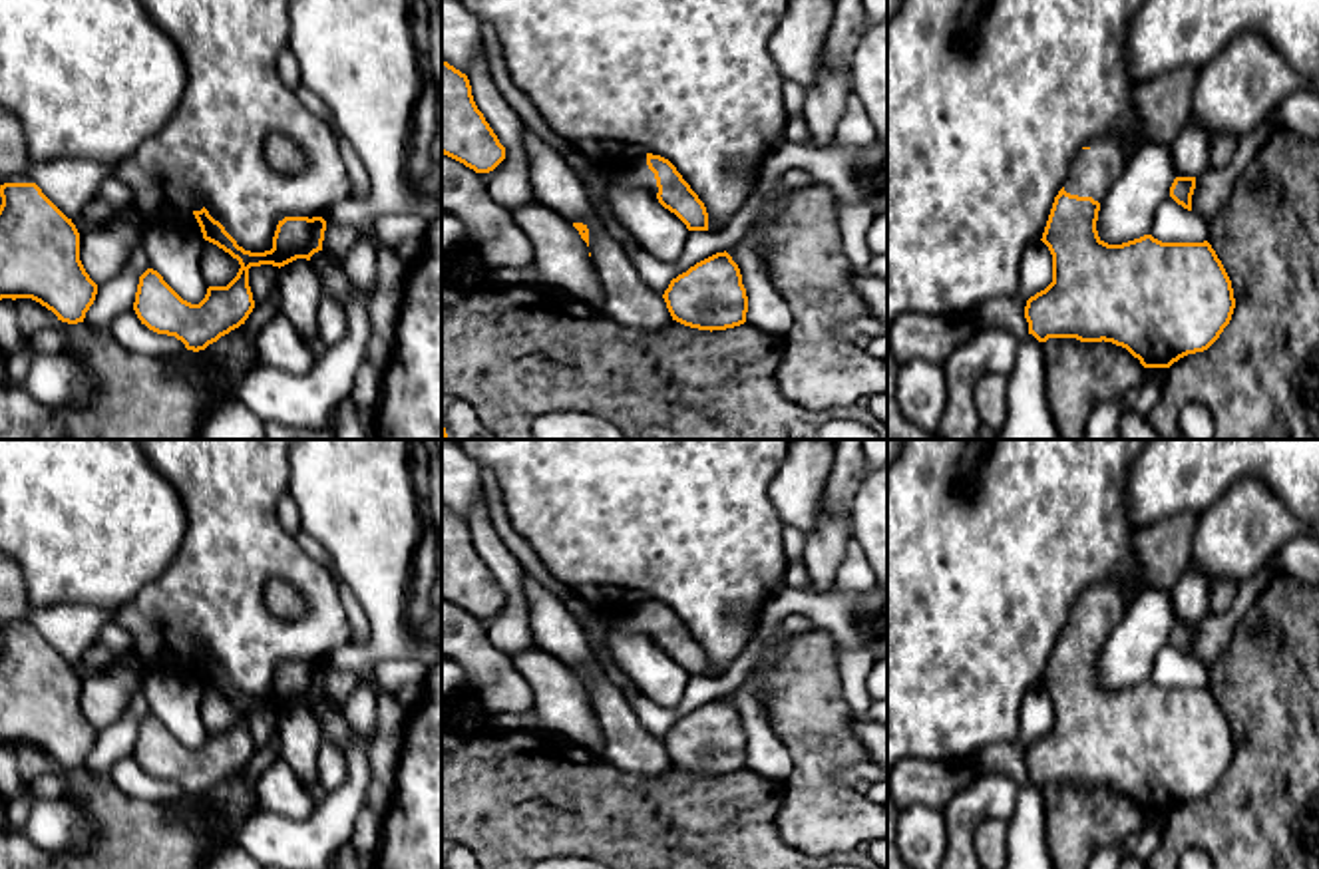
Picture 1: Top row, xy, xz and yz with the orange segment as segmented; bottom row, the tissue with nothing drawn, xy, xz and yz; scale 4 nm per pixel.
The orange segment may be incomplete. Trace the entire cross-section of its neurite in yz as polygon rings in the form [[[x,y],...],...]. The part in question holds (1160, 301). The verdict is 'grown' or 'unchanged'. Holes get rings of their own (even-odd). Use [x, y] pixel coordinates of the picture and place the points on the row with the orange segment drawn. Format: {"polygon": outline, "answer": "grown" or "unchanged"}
{"polygon": [[[1180,68],[1134,87],[1132,103],[1138,113],[1134,145],[1126,145],[1116,135],[1104,135],[1076,153],[1040,239],[1052,255],[1052,282],[1025,306],[1029,334],[1038,342],[1104,340],[1126,348],[1144,368],[1170,368],[1188,354],[1208,350],[1229,324],[1235,308],[1231,280],[1208,241],[1162,243],[1144,235],[1122,245],[1108,245],[1096,231],[1100,201],[1136,151],[1148,143],[1170,145],[1190,121],[1198,72]]], "answer": "grown"}

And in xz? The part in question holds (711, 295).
{"polygon": [[[716,253],[670,280],[662,294],[672,320],[698,330],[746,322],[748,296],[732,257]]], "answer": "unchanged"}

